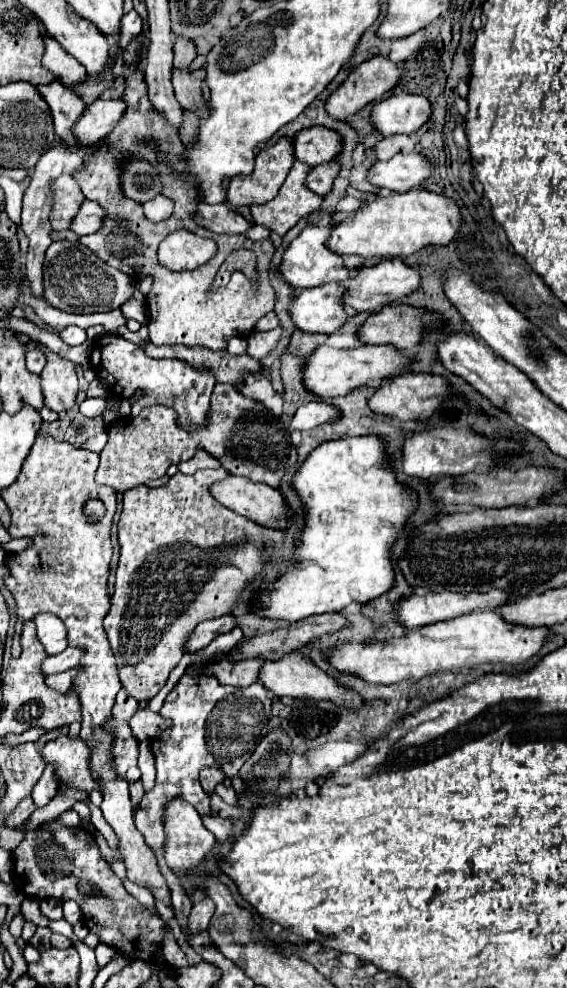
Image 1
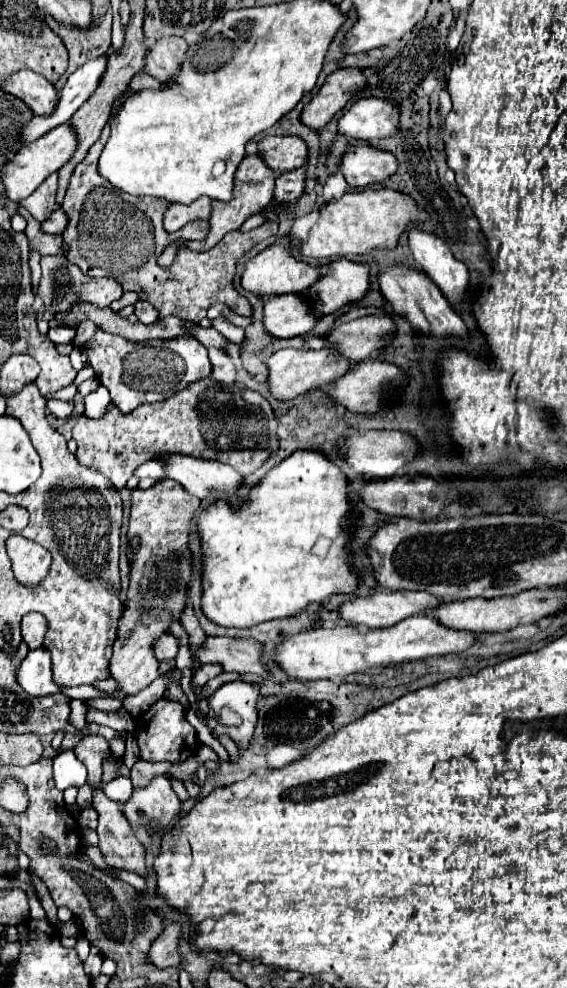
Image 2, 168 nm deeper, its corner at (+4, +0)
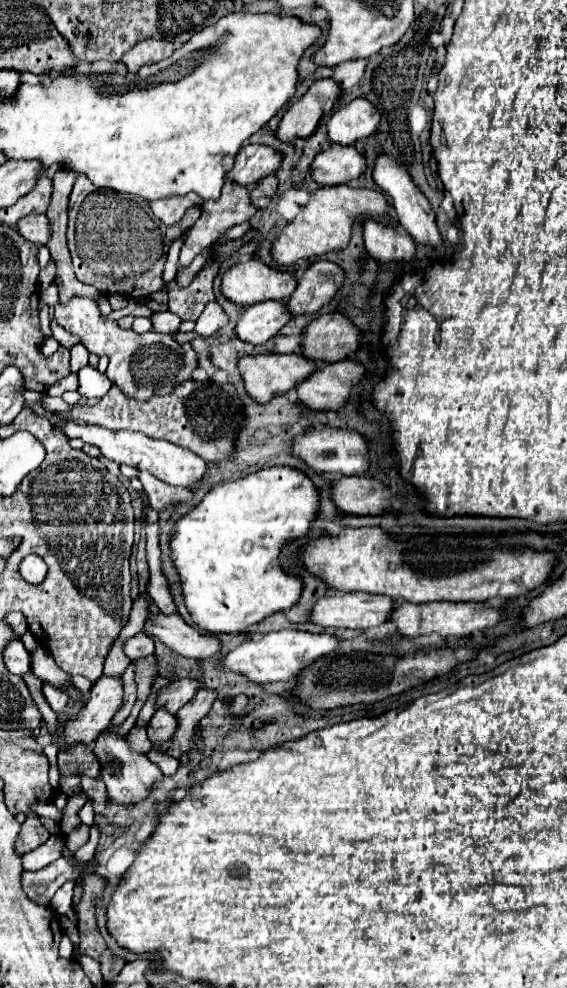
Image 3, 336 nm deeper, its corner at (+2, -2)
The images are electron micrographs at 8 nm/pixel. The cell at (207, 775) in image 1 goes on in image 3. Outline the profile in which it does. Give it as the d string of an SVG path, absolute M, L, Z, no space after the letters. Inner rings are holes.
M74 746L74 748L64 748L58 752L58 768L62 774L78 774L84 772L92 778L100 776L100 762L96 754L88 746Z

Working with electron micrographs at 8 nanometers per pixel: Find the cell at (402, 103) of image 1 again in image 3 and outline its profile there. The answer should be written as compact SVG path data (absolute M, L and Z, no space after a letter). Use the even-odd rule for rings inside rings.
M356 98L352 100L348 106L342 106L340 110L336 110L332 114L332 118L328 120L328 134L330 140L334 144L342 144L342 146L352 146L356 140L366 138L374 132L378 132L380 128L380 112L376 110L376 106L372 102L368 102L366 98Z

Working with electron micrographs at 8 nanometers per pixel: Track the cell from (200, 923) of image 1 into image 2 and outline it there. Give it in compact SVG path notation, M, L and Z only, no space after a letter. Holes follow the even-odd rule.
M170 924L164 928L164 932L152 942L148 950L148 962L156 968L172 968L180 964L178 956L178 934L180 928L176 924Z

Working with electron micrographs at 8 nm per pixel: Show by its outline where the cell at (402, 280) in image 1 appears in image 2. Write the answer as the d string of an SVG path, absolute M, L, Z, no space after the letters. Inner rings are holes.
M340 258L328 264L326 274L304 292L304 298L312 306L318 306L312 308L316 314L320 314L320 308L322 314L330 314L344 304L362 298L368 288L368 266Z

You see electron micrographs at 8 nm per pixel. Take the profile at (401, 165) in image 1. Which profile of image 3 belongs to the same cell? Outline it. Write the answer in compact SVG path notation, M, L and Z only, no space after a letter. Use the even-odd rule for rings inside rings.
M332 144L312 162L312 178L322 186L336 186L358 180L366 172L366 156L354 146Z

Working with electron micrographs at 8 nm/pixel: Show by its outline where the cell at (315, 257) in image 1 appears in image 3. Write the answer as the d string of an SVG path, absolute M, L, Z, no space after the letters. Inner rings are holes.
M258 258L230 266L222 276L222 292L240 306L252 306L264 300L284 300L296 290L296 278L290 272L266 266Z

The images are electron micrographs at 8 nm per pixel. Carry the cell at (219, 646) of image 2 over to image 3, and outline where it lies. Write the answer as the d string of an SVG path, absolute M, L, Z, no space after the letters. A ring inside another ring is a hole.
M176 612L172 616L150 616L146 630L160 638L174 652L192 660L208 660L222 650L222 642L216 636L200 634L194 626L188 626Z

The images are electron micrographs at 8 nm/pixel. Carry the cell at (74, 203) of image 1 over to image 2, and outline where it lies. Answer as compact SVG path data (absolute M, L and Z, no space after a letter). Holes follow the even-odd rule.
M58 174L48 176L26 200L20 202L20 206L26 208L38 222L44 222L56 210L56 184Z

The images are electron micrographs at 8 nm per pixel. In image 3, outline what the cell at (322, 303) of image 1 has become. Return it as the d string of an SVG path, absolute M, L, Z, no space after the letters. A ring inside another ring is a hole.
M282 300L260 302L250 308L244 308L240 322L236 326L236 336L254 346L266 344L290 320L292 320L292 314L288 312L286 302L282 302Z

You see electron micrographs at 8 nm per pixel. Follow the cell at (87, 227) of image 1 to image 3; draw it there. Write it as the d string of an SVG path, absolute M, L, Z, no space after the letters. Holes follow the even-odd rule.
M38 214L38 216L28 216L22 218L18 222L18 232L28 238L34 244L48 244L52 238L52 228L50 228L50 220L46 218L46 214Z

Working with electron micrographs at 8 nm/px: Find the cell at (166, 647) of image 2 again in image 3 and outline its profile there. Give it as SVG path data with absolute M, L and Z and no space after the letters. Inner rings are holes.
M138 632L134 638L130 638L128 642L126 642L126 646L124 646L124 652L126 652L126 656L132 660L132 662L138 662L138 660L142 660L142 658L146 658L146 656L152 656L154 654L154 642L152 642L152 638L148 636L148 634L144 634L144 632Z

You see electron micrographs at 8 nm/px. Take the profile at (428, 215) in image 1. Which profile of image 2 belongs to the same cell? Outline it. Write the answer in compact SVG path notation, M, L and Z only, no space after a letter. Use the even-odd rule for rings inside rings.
M364 188L358 192L346 192L342 198L330 200L312 226L308 240L300 244L300 254L310 258L324 256L348 256L366 254L376 248L394 248L402 230L412 222L424 222L428 216L418 212L416 202L408 194L400 194L390 188Z

